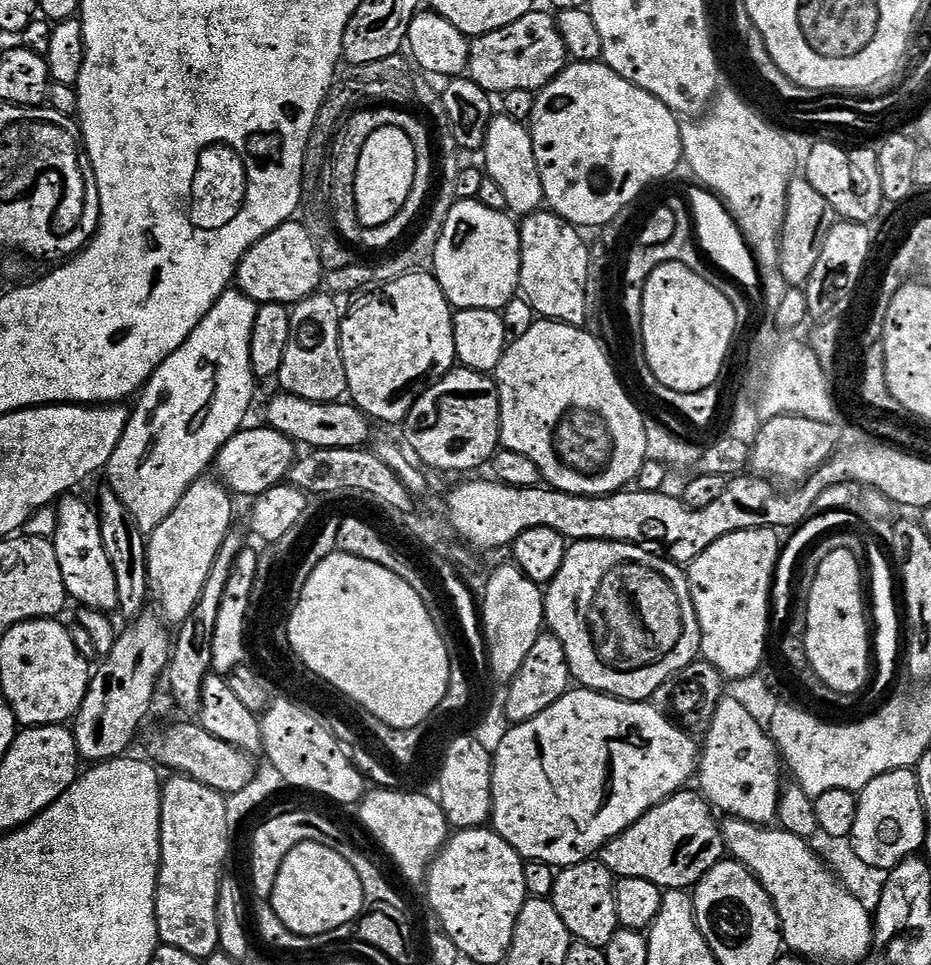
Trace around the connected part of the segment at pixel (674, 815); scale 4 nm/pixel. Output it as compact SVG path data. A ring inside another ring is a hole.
M681 790L668 797L661 804L656 804L638 822L634 822L621 836L609 840L598 853L599 863L611 870L613 877L646 878L662 890L691 889L713 866L725 859L724 833L721 823L714 815L714 809L699 791Z

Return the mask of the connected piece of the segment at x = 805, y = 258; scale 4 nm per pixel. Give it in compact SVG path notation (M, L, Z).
M806 178L793 179L788 188L788 209L786 210L786 222L784 234L780 245L780 263L778 271L784 275L785 285L804 286L822 255L823 246L827 235L830 234L832 225L838 220L833 212L830 202L810 186Z

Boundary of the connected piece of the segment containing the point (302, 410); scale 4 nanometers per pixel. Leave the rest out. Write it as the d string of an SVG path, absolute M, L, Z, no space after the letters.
M281 391L268 404L264 416L267 427L295 441L297 445L309 444L309 449L320 448L362 448L369 442L368 424L369 417L365 416L355 404L351 402L337 402L335 404L323 404L322 402L310 402L306 398L291 396L289 392Z

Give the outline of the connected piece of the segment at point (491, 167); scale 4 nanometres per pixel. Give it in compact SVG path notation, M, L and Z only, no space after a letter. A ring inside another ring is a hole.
M503 114L493 115L484 139L482 157L487 179L498 182L502 195L506 197L508 212L523 218L531 212L541 211L545 203L542 178L538 174L538 162L534 158L532 133L521 121L512 120Z

